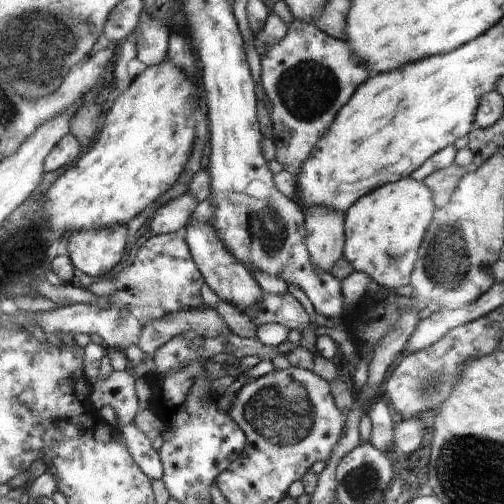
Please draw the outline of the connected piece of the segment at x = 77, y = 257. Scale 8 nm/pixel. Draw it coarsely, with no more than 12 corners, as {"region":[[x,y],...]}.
{"region":[[126,225],[69,234],[72,264],[108,274],[126,252]]}

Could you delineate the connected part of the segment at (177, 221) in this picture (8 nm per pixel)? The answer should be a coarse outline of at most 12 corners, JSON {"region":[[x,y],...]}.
{"region":[[188,192],[160,206],[150,222],[154,235],[187,226],[197,200]]}

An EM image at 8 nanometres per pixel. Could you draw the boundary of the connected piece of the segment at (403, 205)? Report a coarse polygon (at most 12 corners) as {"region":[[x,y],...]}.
{"region":[[410,177],[346,212],[344,258],[382,287],[410,284],[435,210]]}

